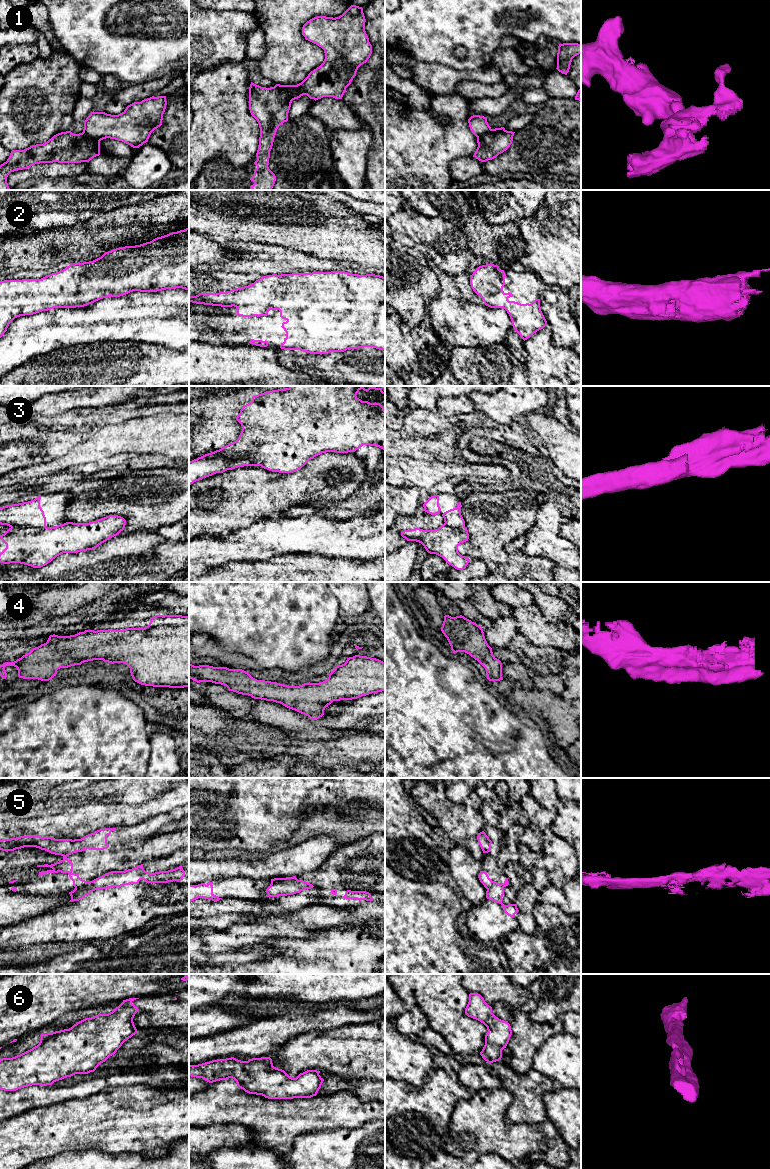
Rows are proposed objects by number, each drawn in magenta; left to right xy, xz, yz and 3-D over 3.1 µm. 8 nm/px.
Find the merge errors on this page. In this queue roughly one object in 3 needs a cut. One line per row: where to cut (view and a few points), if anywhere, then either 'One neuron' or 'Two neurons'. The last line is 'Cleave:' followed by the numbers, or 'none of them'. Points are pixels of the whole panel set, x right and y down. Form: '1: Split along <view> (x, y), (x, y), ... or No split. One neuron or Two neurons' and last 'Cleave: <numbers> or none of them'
1: Split along xy (83, 131), (99, 141). Two neurons
2: No split. One neuron
3: Split along xz (201, 456), (229, 458), (237, 463). Two neurons
4: No split. One neuron
5: Split along xy (87, 882), (75, 888). Two neurons
6: No split. One neuron
Cleave: 1, 3, 5

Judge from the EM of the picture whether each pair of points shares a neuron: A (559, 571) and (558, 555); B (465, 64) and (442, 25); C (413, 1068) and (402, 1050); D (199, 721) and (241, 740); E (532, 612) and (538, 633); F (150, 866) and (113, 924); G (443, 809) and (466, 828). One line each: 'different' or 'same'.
A: different
B: same
C: same
D: same
E: same
F: same
G: same

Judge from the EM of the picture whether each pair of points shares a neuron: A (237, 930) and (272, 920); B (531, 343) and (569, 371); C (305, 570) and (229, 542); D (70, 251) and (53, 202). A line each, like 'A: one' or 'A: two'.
A: one
B: one
C: two
D: two

